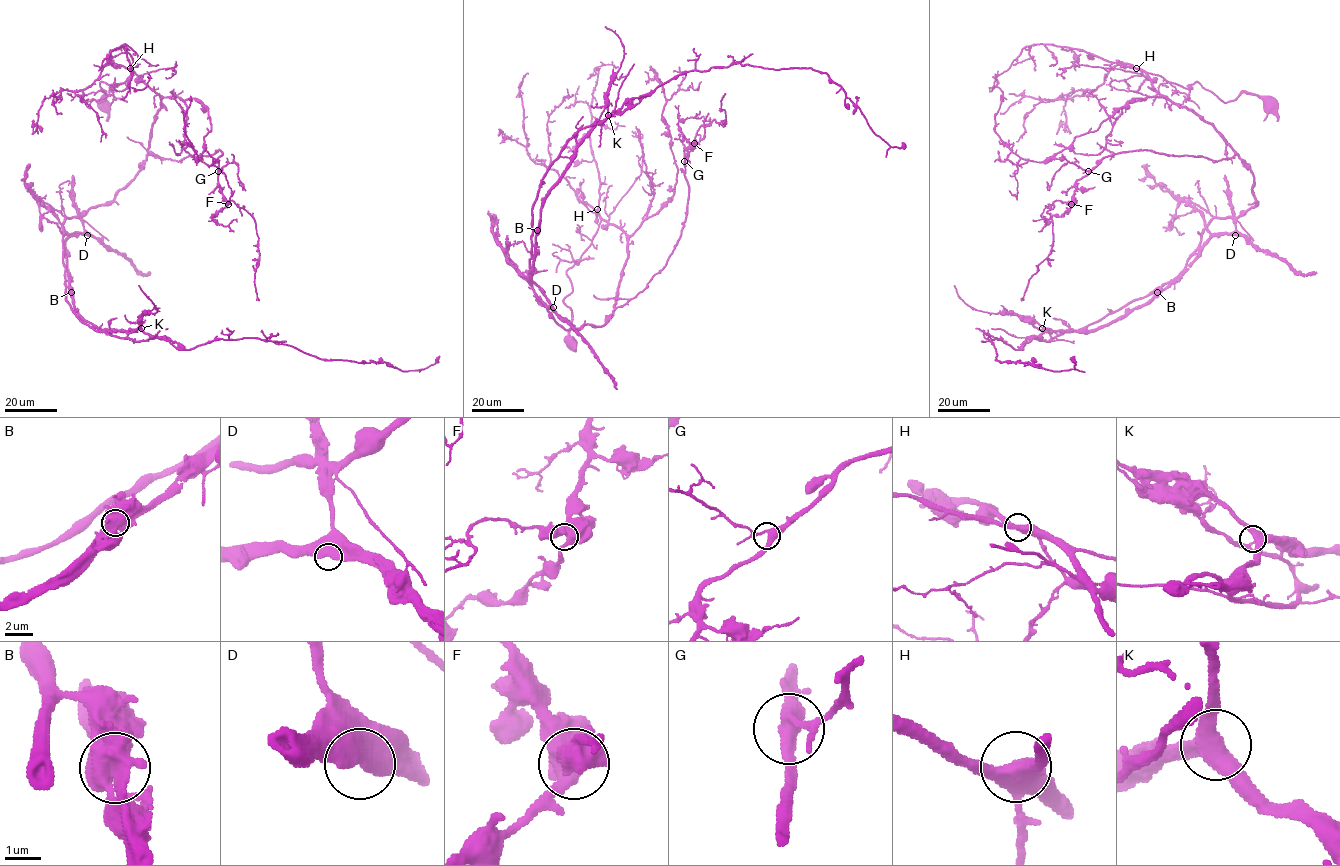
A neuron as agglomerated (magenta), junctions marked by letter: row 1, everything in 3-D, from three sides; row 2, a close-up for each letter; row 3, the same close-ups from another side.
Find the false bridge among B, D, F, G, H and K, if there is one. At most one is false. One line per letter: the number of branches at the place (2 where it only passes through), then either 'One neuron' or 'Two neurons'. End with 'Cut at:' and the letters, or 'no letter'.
B: Branches: 2. Two neurons
D: Branches: 1. One neuron
F: Branches: 3. One neuron
G: Branches: 3. One neuron
H: Branches: 3. One neuron
K: Branches: 3. One neuron
Cut at: B

